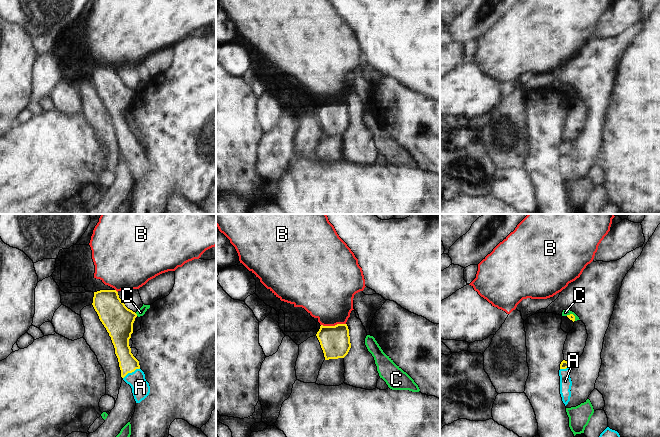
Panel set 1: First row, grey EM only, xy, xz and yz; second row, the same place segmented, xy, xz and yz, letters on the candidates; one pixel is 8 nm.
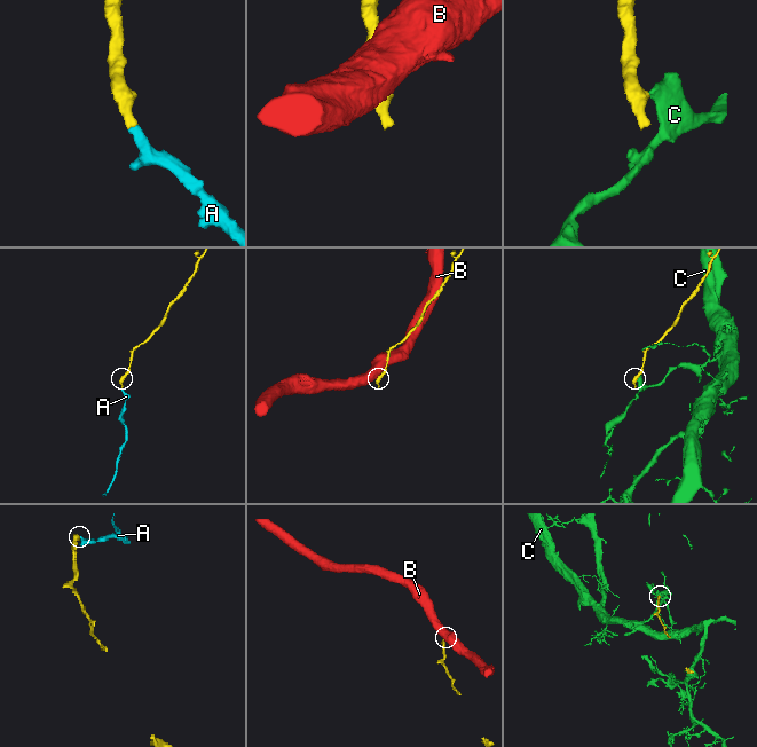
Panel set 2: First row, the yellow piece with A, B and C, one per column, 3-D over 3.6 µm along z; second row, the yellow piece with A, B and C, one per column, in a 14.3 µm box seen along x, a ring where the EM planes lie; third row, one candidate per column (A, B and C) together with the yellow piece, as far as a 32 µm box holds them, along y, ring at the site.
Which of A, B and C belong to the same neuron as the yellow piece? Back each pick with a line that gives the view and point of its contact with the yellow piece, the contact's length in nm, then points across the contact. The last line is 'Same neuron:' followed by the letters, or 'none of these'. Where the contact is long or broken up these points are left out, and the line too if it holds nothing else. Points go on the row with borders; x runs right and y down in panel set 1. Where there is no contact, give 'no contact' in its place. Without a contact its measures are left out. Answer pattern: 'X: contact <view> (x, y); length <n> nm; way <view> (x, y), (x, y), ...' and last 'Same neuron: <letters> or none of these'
A: contact xy (131, 372); length 160 nm; way xy (128, 363), (131, 372), (140, 387)
Same neuron: A

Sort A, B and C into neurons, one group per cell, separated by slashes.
A / B / C

